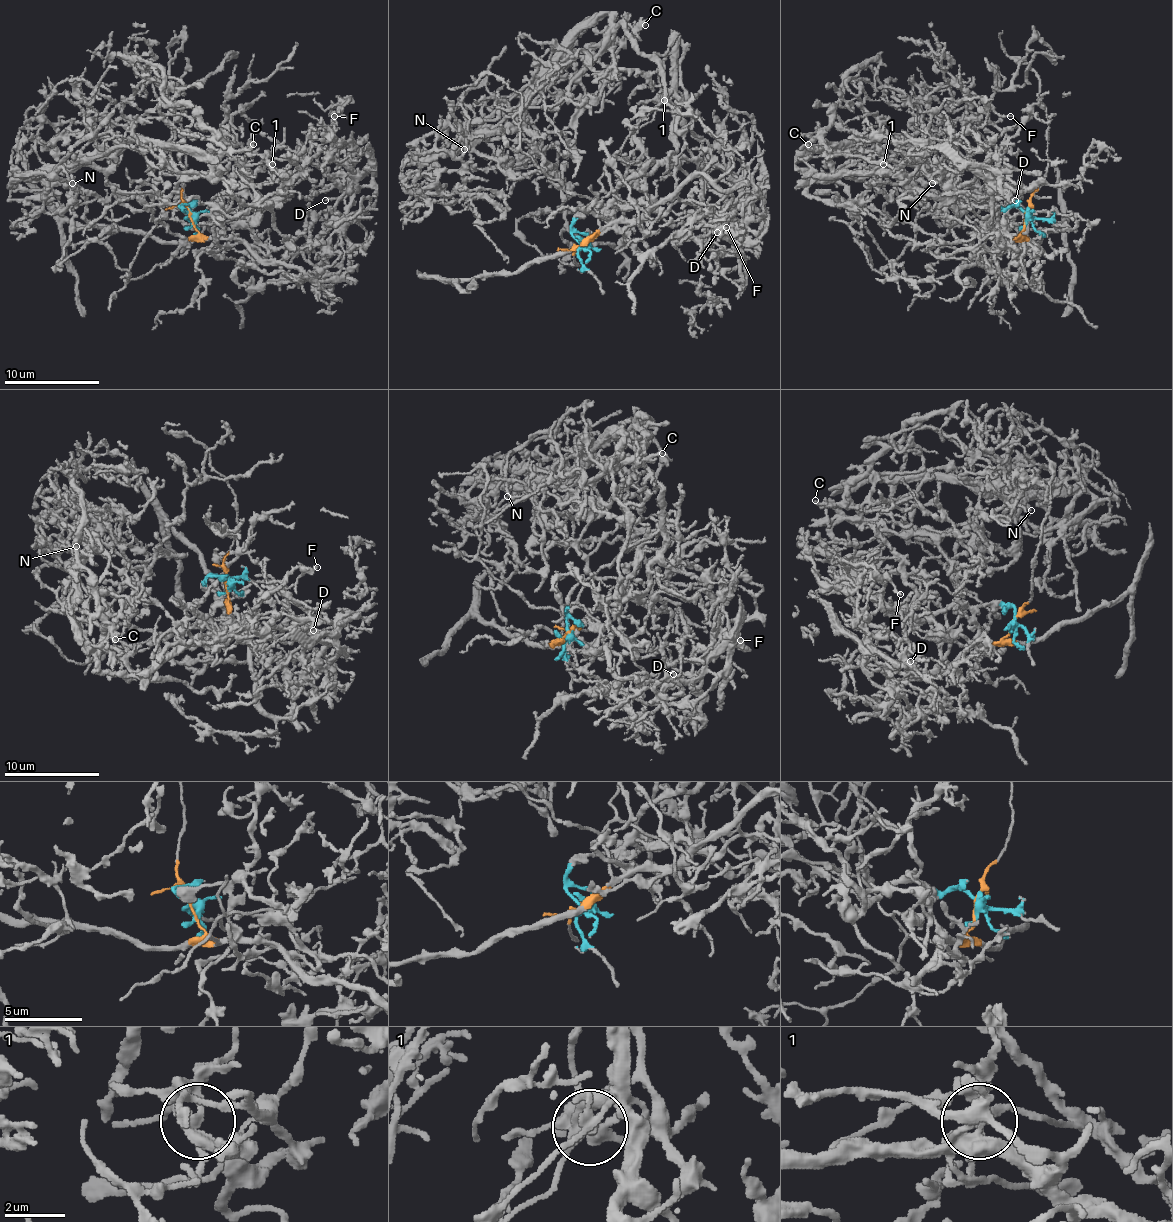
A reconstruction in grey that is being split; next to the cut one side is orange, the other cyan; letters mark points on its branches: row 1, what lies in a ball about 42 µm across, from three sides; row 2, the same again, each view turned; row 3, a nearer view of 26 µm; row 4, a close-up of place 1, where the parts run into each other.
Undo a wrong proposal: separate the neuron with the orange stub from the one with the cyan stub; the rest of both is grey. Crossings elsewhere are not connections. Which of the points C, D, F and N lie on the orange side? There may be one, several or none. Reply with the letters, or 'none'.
none

